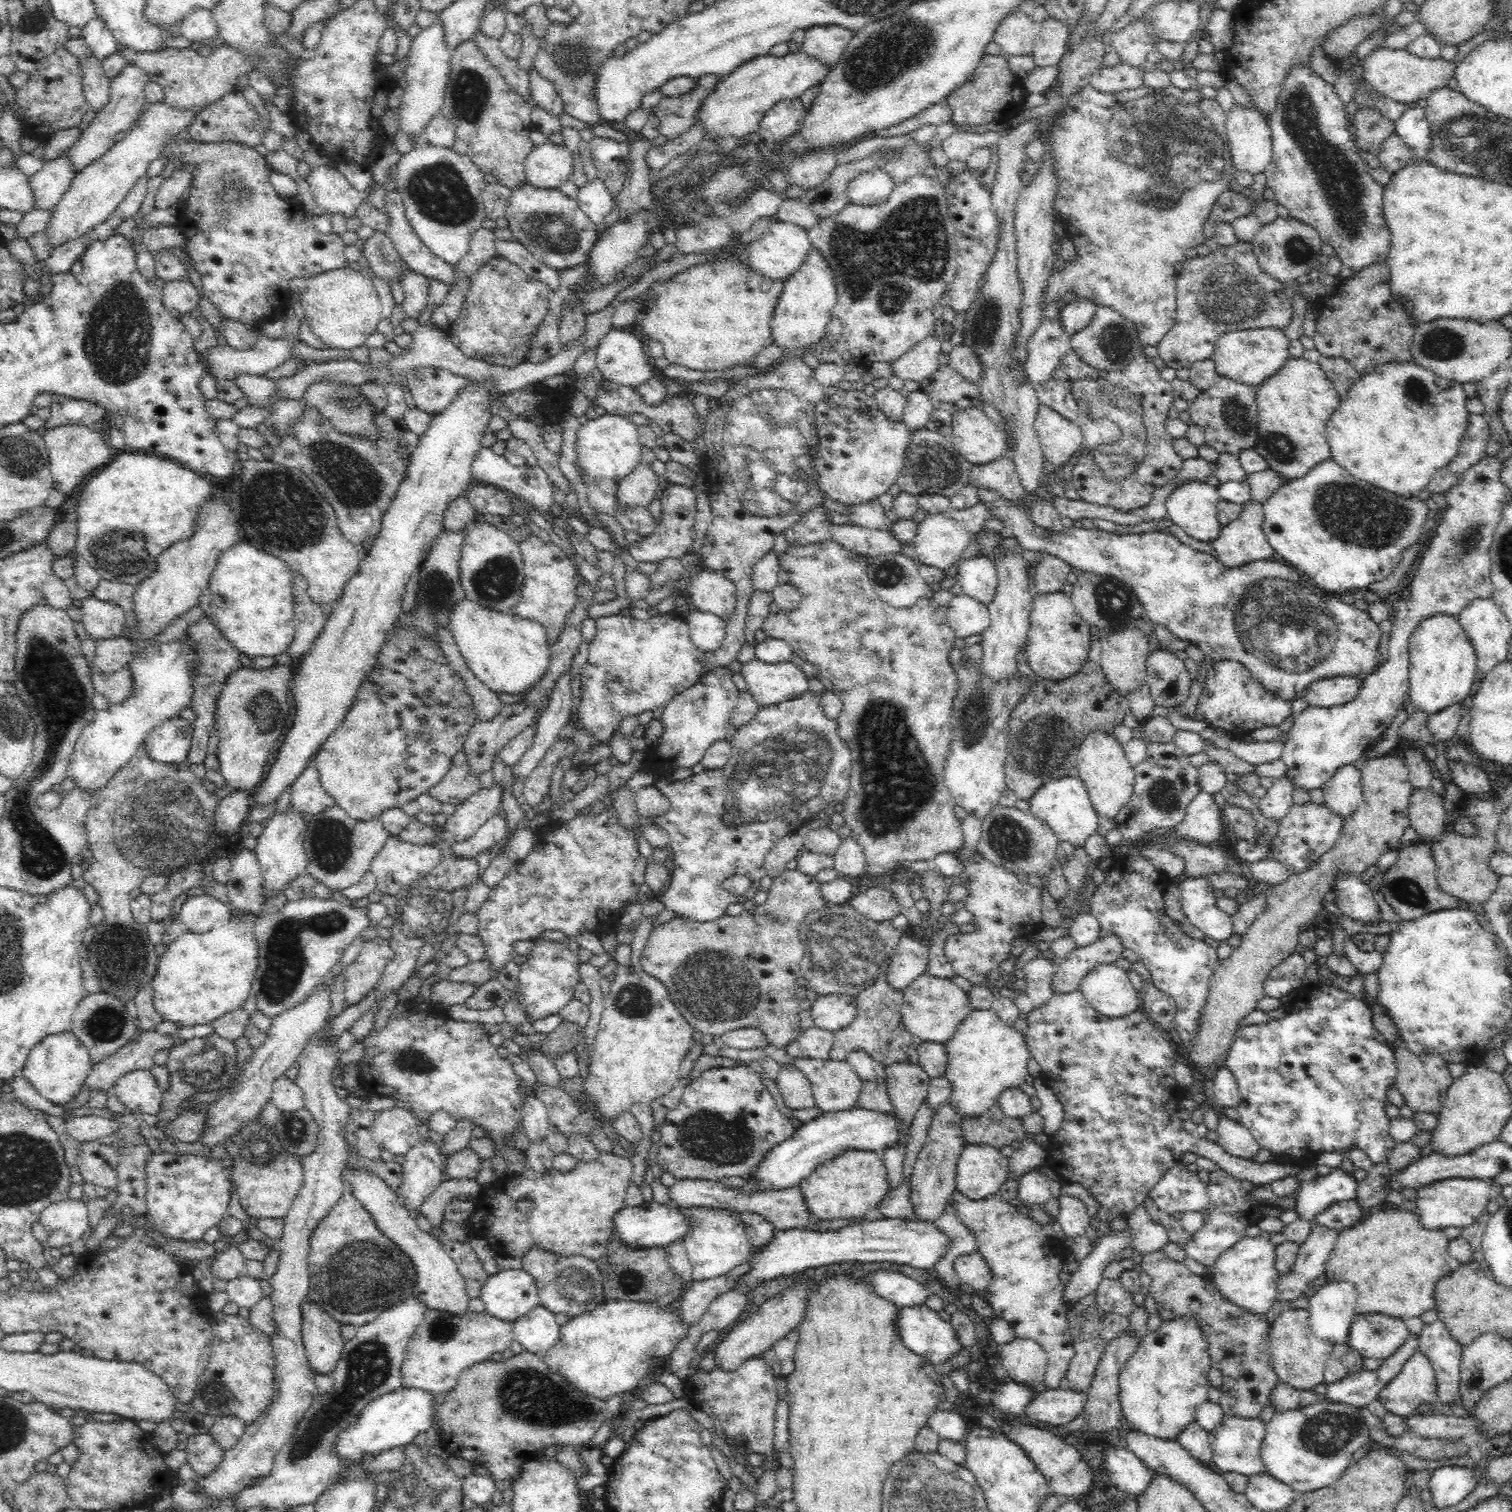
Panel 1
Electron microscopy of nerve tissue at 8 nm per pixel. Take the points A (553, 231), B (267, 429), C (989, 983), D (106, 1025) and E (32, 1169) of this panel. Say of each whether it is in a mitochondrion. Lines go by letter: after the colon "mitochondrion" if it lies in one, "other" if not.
A: mitochondrion
B: other
C: other
D: mitochondrion
E: mitochondrion

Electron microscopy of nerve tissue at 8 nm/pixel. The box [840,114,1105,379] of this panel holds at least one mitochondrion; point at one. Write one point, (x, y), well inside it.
(988, 319)

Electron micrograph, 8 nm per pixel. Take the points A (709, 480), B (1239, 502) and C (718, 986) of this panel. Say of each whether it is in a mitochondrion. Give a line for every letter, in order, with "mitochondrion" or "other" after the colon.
A: other
B: other
C: mitochondrion

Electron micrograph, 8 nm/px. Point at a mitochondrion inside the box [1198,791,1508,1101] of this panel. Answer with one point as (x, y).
(1404, 889)

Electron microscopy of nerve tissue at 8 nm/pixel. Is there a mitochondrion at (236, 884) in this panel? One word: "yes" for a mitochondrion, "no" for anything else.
no

